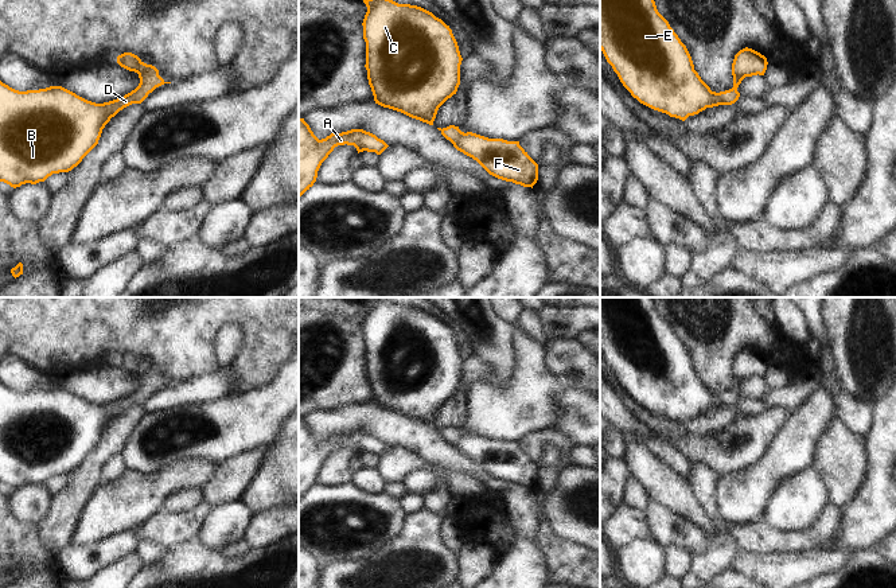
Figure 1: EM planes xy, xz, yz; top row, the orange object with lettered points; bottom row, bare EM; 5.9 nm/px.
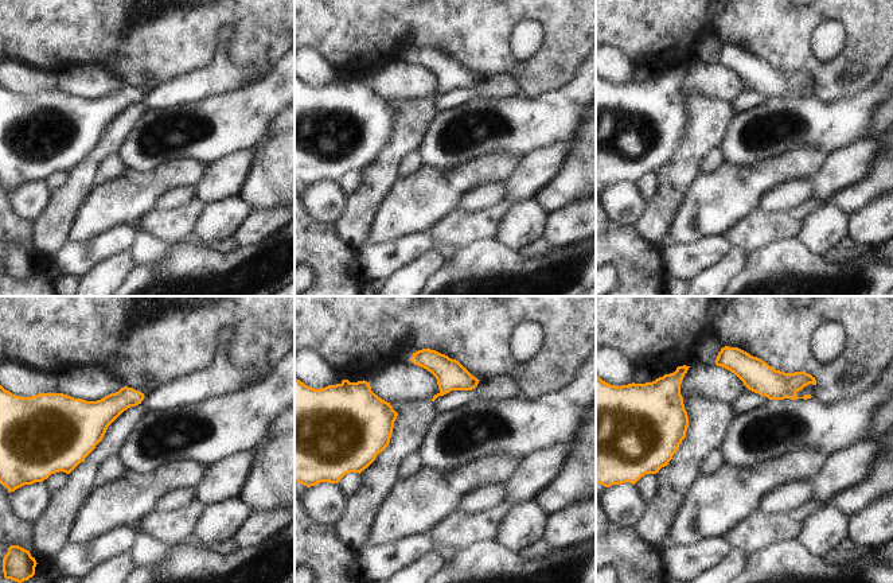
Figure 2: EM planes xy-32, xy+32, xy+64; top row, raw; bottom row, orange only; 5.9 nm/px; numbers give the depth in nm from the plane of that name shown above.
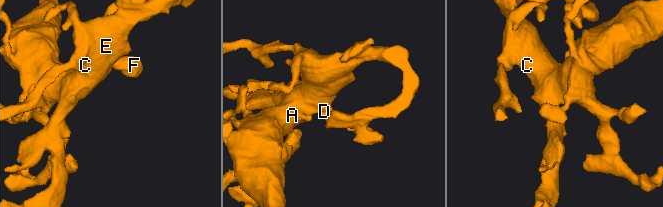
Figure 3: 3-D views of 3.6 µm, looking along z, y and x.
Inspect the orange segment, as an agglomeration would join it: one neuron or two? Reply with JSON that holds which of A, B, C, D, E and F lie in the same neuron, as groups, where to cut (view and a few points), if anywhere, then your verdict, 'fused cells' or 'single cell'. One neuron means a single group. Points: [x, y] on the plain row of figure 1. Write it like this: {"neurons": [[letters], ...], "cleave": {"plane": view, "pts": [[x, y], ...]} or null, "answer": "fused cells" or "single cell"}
{"neurons": [["A", "B", "C", "D", "E", "F"]], "cleave": null, "answer": "single cell"}

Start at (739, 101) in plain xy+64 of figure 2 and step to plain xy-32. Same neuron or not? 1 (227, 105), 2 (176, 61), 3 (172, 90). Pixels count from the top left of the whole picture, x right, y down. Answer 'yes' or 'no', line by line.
1: no
2: no
3: yes

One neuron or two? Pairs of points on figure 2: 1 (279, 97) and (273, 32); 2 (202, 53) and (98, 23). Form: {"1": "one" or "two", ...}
{"1": "two", "2": "one"}

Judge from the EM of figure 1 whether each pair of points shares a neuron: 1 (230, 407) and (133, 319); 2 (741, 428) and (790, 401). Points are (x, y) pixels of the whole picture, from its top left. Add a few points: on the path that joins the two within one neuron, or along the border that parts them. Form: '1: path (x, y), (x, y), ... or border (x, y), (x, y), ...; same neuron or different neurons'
1: border (260, 386), (230, 396); different neurons
2: border (793, 411), (772, 408), (748, 416); different neurons

